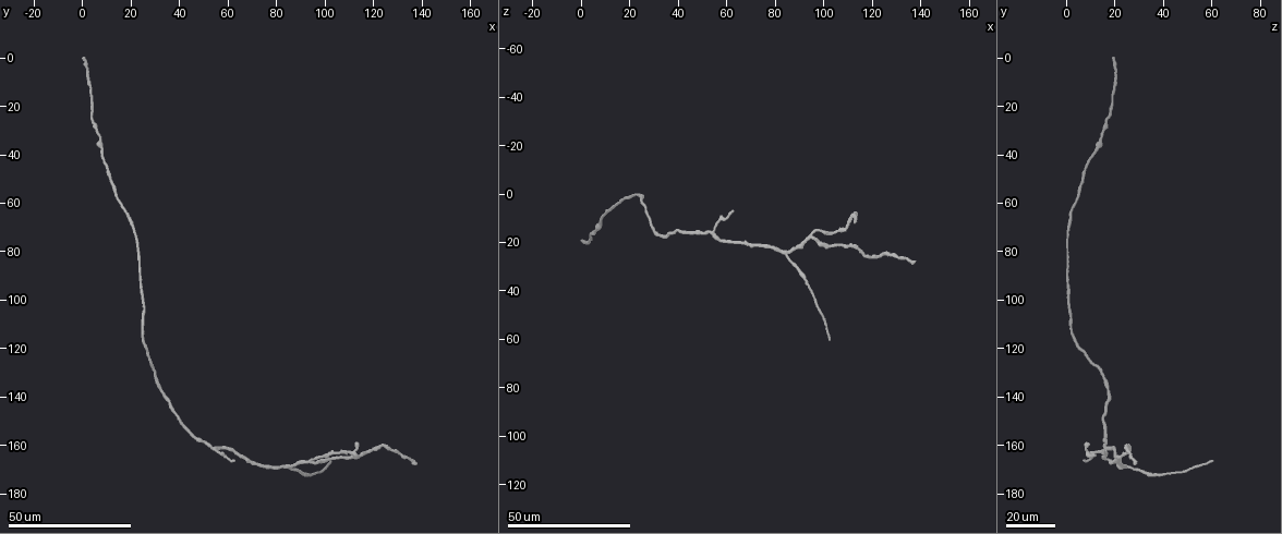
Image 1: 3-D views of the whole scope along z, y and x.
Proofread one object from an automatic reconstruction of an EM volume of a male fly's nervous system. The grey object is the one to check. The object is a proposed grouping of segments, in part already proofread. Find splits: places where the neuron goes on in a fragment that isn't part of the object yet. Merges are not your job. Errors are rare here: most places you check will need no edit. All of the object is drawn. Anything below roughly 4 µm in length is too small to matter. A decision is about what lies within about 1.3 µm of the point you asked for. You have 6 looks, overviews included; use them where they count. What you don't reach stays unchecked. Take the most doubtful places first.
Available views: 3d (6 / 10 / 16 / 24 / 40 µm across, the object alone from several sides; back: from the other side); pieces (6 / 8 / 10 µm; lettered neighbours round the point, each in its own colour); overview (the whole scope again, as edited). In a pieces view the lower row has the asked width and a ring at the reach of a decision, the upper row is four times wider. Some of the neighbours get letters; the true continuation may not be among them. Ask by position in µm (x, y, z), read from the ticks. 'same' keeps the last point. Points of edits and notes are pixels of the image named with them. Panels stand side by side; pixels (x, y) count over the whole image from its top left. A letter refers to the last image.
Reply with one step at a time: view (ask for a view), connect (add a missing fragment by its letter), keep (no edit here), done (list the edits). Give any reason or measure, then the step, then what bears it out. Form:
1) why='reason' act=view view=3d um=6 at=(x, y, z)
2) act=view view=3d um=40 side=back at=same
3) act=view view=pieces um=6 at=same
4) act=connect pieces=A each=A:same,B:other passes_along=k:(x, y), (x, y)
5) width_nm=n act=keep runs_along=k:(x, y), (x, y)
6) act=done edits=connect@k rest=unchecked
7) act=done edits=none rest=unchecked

why='long arm stops here' act=view view=3d um=16 at=(103, 166, 60)

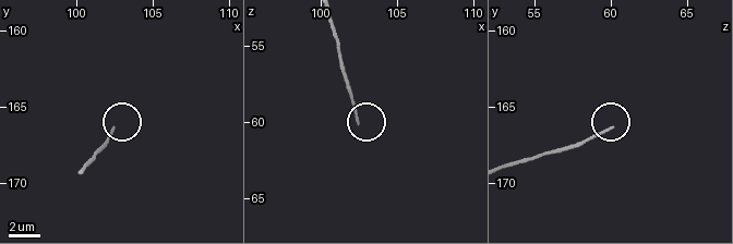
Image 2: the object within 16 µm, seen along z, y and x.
why='what lies round it' act=view view=pieces um=8 at=(102.4, 166.4, 60.2)

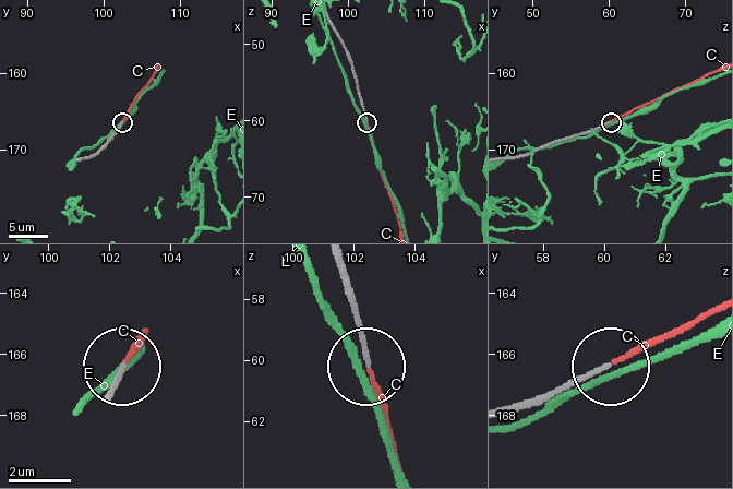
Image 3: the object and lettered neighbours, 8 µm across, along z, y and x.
act=connect pieces=C each=C:same,E:other passes_along=3:(111, 392), (143, 337) found='the neuron continues'

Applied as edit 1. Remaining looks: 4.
act=view view=overview

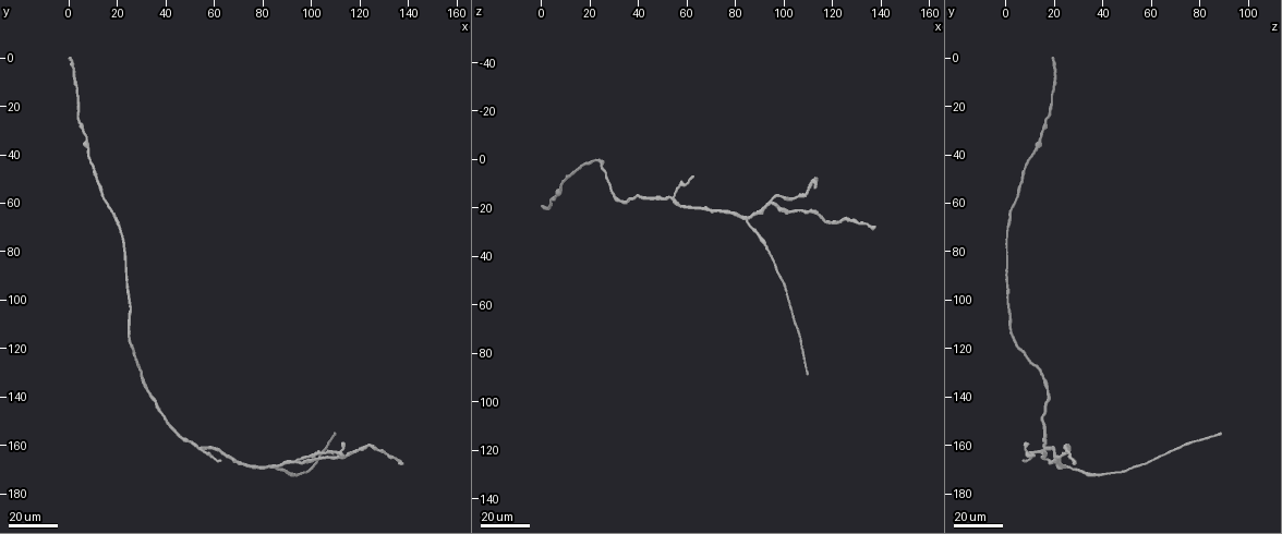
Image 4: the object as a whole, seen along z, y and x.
why='free end' act=view view=3d um=16 at=(109, 155, 89)

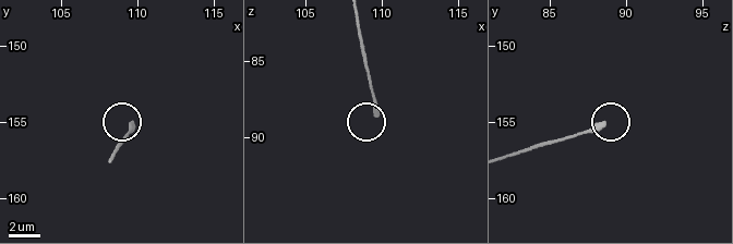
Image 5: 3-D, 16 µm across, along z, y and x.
act=view view=pieces um=8 at=(109.8, 155.2, 88.6)

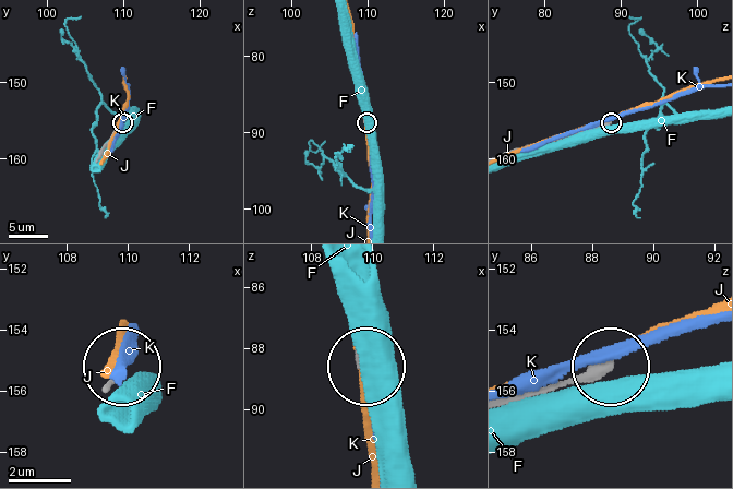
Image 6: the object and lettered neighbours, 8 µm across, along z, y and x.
act=keep each=F:other,J:other,K:other found='none of them fits'

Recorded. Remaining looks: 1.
act=done edits=connect@3 rest=unchecked

